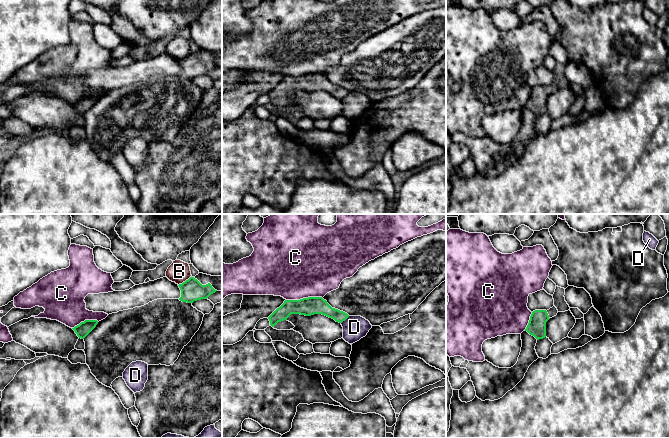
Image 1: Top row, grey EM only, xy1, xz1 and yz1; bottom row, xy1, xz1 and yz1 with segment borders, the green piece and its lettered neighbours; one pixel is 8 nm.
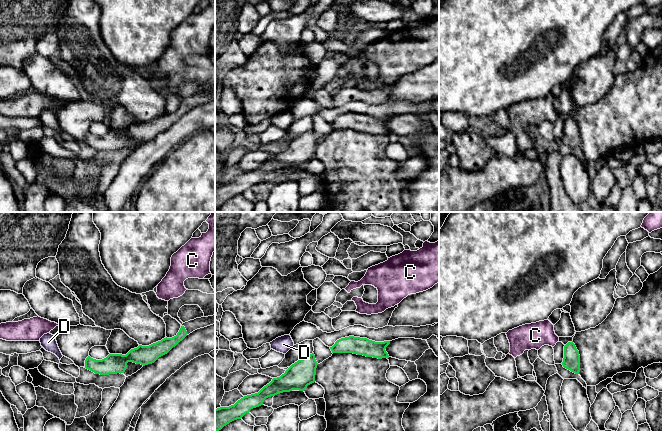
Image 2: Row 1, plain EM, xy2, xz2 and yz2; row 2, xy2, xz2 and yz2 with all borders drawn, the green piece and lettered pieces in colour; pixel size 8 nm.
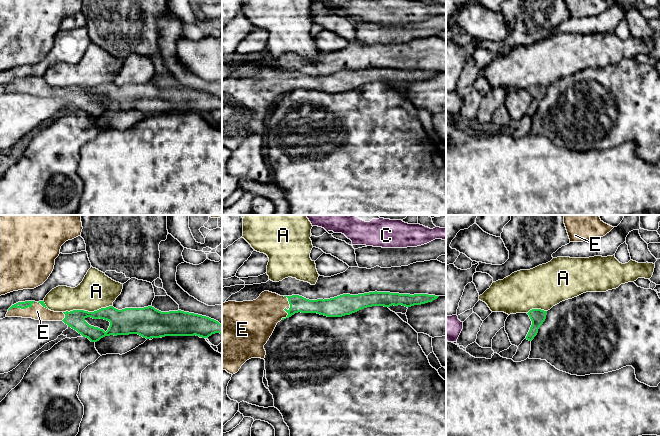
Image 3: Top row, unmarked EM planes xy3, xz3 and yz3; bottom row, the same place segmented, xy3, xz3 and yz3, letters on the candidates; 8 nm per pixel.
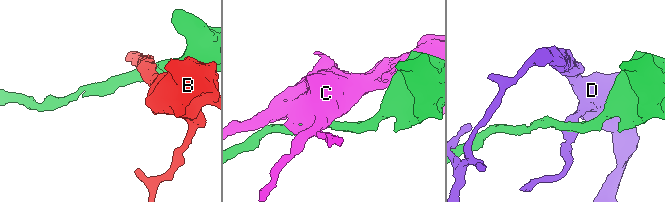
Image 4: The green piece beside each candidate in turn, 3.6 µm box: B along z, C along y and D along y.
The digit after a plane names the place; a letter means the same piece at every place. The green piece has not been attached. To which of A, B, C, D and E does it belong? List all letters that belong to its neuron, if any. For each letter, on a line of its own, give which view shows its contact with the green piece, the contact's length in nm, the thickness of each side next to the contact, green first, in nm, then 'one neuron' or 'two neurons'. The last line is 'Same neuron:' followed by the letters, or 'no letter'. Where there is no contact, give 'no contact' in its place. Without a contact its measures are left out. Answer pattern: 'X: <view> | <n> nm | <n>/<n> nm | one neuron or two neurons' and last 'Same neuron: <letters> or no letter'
A: xy3 | 400 nm | 150/280 nm | two neurons
B: xy1 | 130 nm | 180/170 nm | two neurons
C: xz1 | 300 nm | 150/500 nm | two neurons
D: xz1 | 90 nm | 140/190 nm | two neurons
E: xz3 | 200 nm | 130/280 nm | one neuron
Same neuron: E

